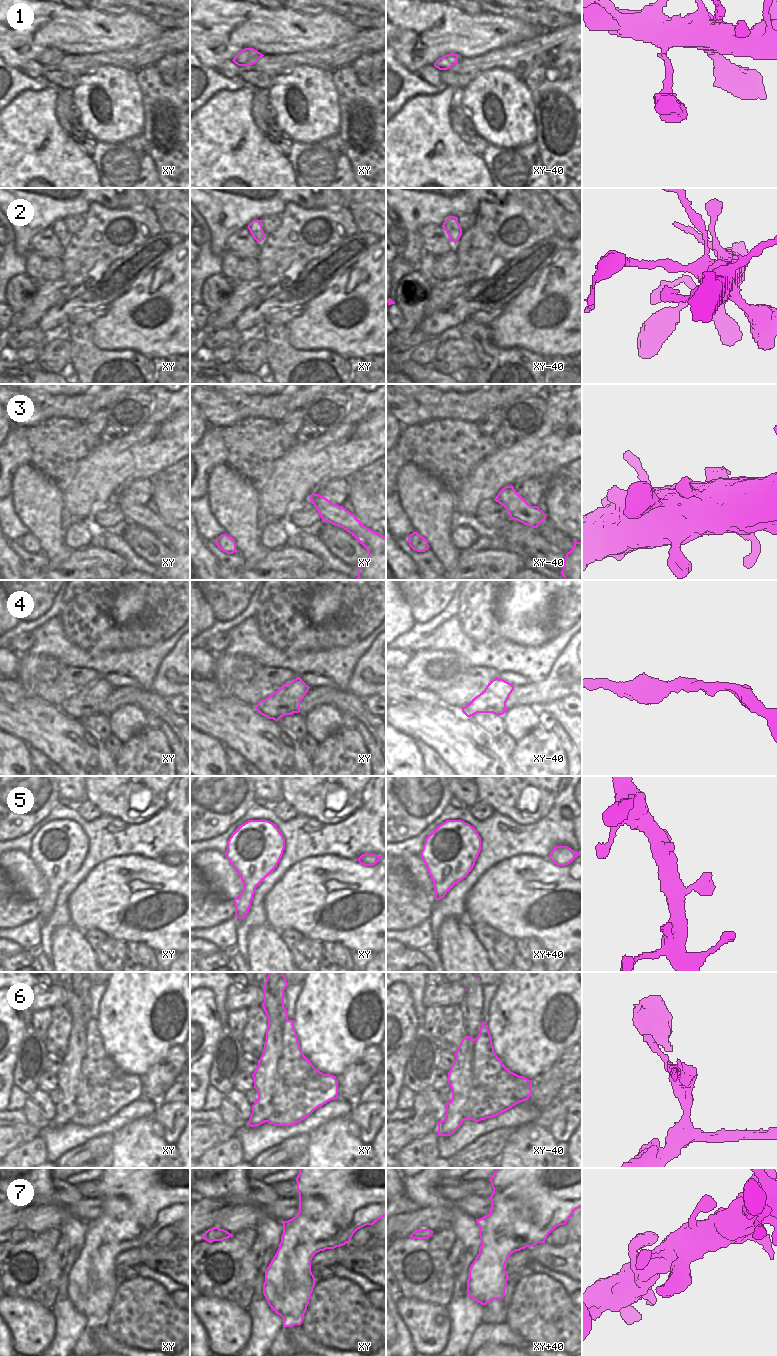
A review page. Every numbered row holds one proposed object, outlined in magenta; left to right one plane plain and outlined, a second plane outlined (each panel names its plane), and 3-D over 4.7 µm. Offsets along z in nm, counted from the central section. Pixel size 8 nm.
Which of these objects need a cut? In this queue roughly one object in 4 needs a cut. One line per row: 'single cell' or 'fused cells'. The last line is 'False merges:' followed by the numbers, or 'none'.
1: single cell
2: fused cells
3: single cell
4: single cell
5: single cell
6: fused cells
7: single cell
False merges: 2, 6

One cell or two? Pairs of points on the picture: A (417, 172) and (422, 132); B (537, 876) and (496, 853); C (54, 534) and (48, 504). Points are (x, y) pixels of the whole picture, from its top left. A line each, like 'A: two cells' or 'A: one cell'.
A: one cell
B: two cells
C: one cell

